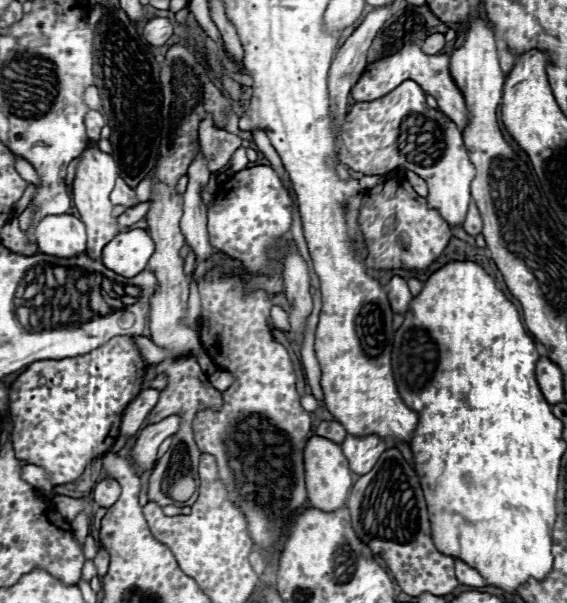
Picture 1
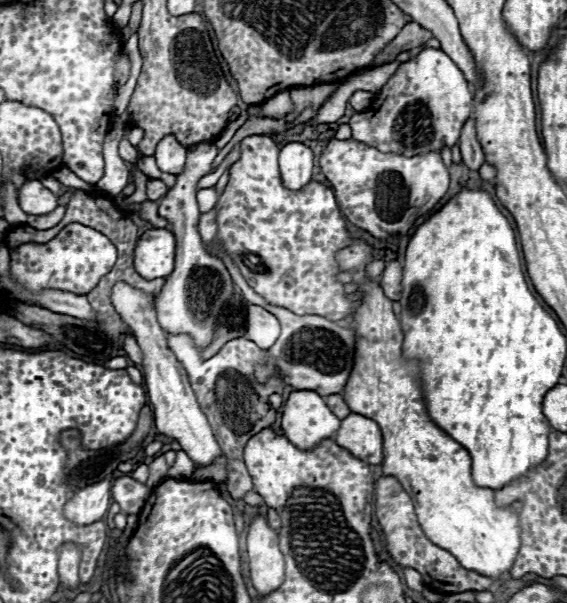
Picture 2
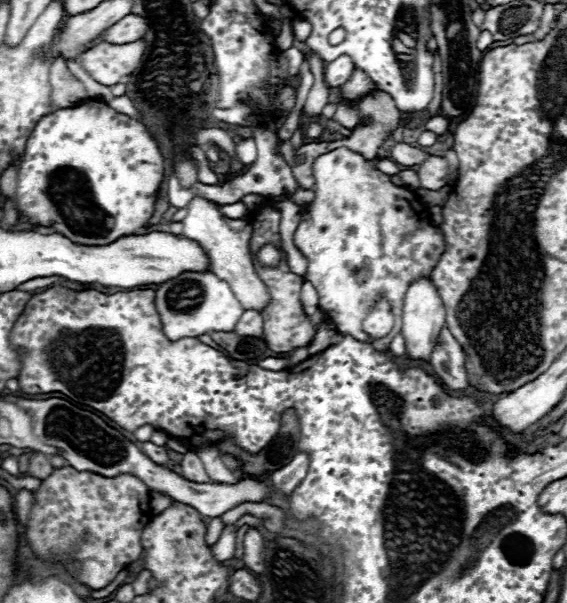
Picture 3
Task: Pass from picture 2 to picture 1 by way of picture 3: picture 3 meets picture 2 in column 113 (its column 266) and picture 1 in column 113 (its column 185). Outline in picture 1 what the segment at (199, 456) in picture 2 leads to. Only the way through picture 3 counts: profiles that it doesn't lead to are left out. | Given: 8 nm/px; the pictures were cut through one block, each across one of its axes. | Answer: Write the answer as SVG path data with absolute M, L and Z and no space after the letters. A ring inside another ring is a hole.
M90 142L88 148L82 152L80 162L76 166L76 178L74 178L74 204L80 212L82 222L88 228L88 250L86 254L92 260L98 260L102 254L102 248L120 232L116 228L116 218L112 218L112 204L110 204L110 192L114 188L114 180L118 178L118 166L114 158L98 148L96 142Z

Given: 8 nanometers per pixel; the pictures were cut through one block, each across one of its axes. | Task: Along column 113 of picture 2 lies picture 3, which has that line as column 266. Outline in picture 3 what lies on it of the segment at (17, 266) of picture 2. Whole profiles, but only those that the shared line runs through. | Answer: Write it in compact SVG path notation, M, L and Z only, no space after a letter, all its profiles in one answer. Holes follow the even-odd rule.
M266 244L266 246L262 246L258 250L258 262L264 264L264 266L276 268L280 264L280 260L282 260L282 252L276 246L272 246L272 244Z

